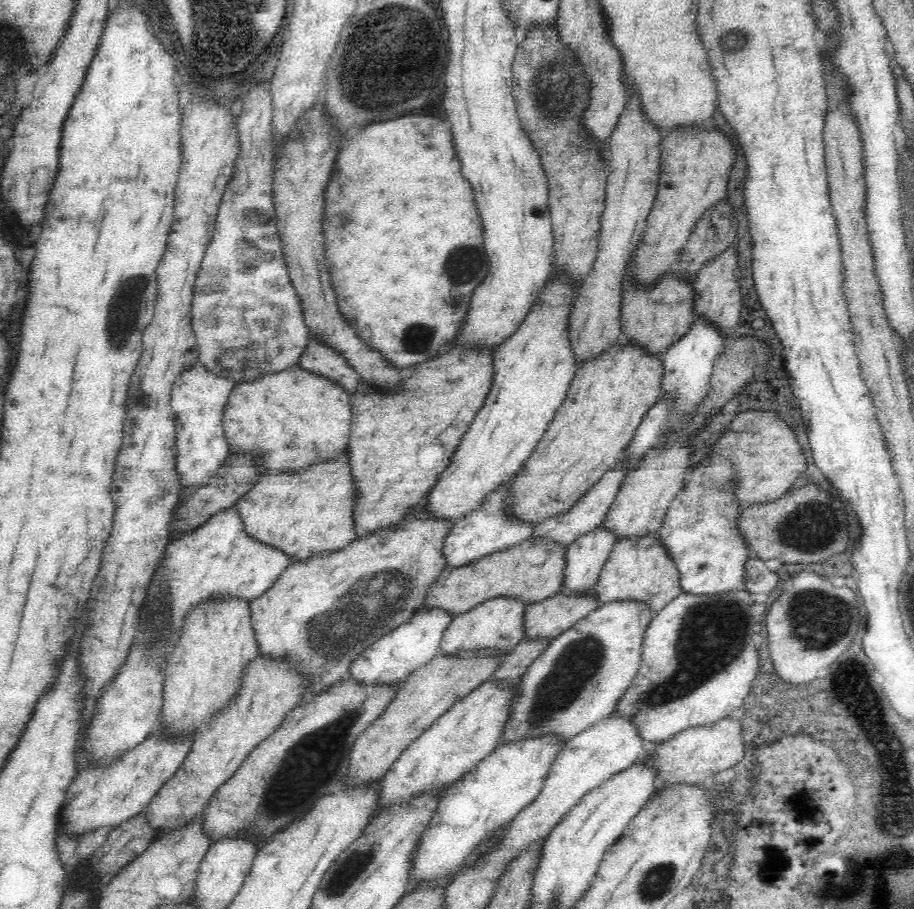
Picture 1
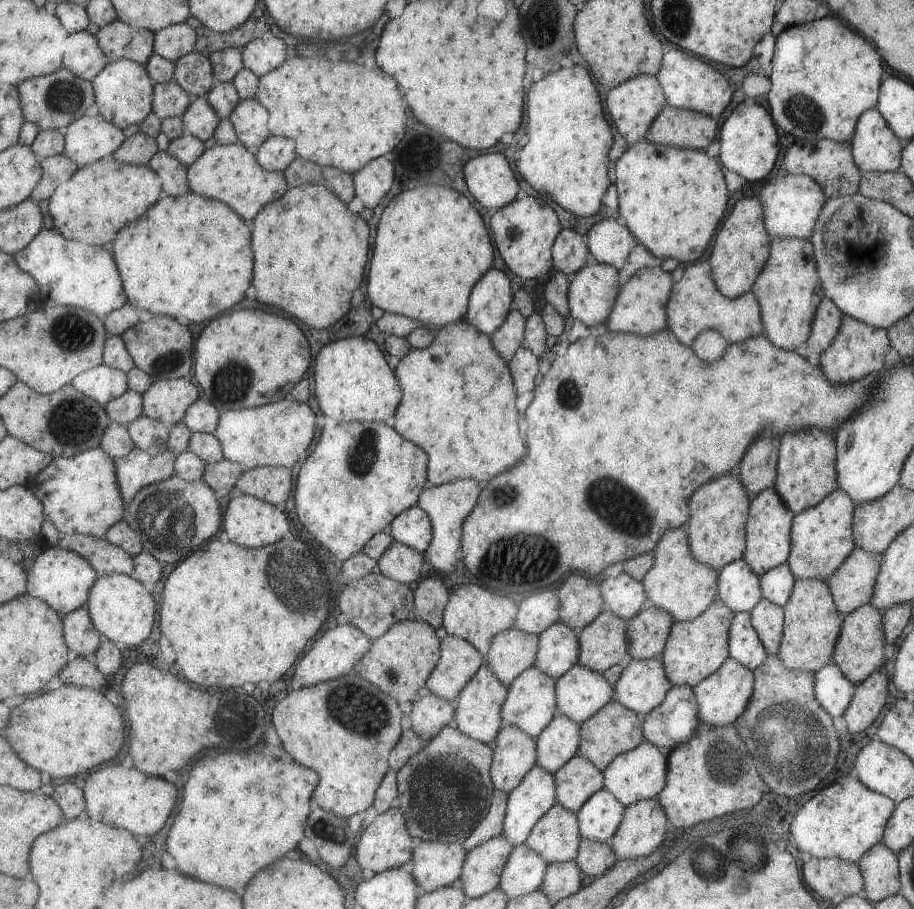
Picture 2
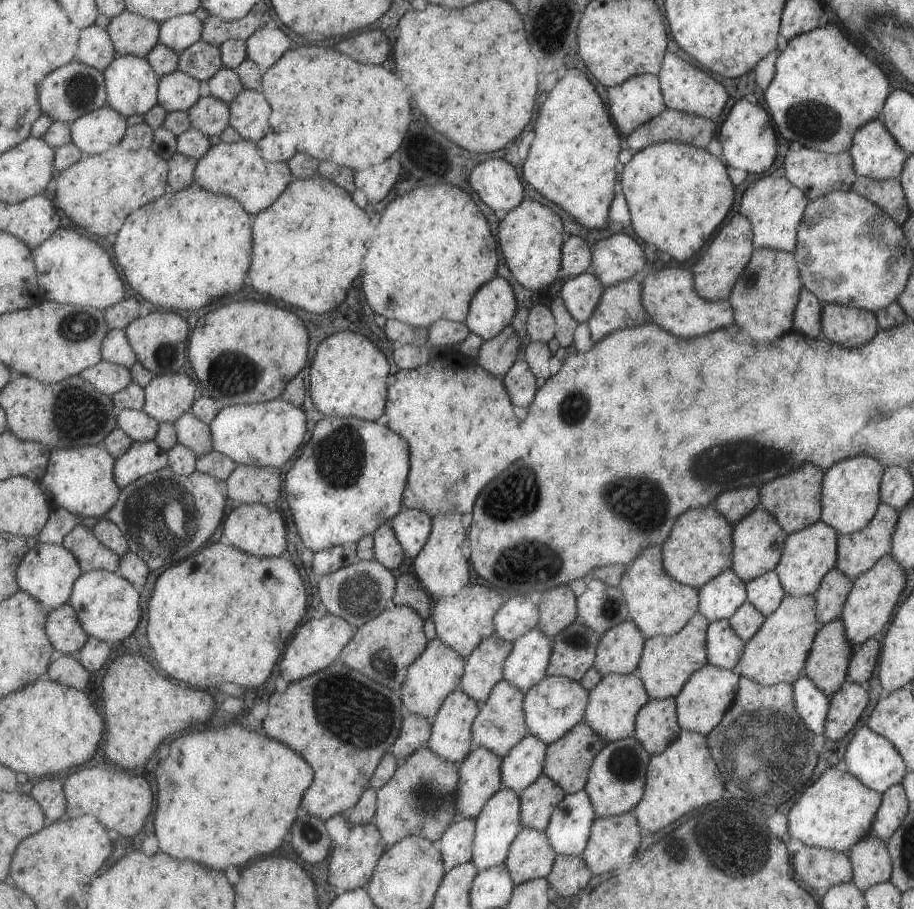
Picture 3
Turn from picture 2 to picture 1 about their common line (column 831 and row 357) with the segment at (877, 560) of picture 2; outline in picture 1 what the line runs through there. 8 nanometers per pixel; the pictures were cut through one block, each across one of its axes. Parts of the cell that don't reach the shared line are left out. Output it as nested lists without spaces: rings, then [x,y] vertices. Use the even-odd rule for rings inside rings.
[[[629,96],[628,104],[616,124],[616,130],[606,142],[608,178],[605,199],[600,217],[598,252],[592,270],[584,278],[568,313],[567,337],[574,355],[574,374],[580,366],[606,350],[614,348],[623,338],[620,328],[621,284],[631,250],[636,246],[645,225],[646,215],[652,206],[658,188],[661,142],[657,128],[642,115],[637,96]]]

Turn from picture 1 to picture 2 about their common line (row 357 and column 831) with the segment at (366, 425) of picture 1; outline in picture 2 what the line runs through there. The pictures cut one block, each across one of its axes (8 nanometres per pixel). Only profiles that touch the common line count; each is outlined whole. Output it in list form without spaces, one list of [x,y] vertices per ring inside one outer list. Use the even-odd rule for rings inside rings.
[[[819,428],[797,430],[797,434],[785,434],[781,438],[778,448],[777,476],[773,488],[794,515],[819,504],[827,494],[837,488],[835,451],[834,434],[823,432]]]

